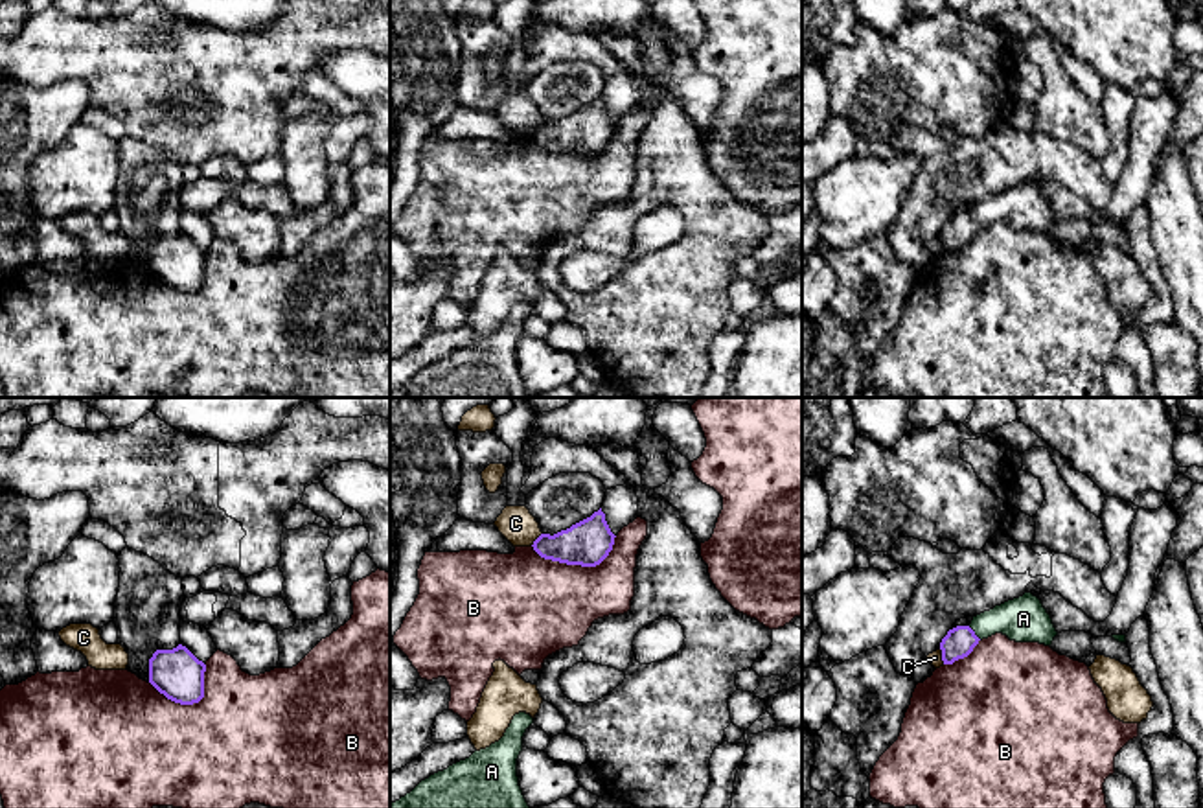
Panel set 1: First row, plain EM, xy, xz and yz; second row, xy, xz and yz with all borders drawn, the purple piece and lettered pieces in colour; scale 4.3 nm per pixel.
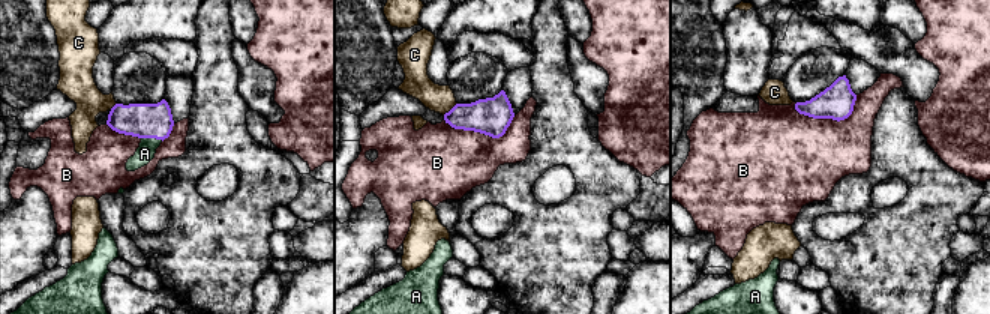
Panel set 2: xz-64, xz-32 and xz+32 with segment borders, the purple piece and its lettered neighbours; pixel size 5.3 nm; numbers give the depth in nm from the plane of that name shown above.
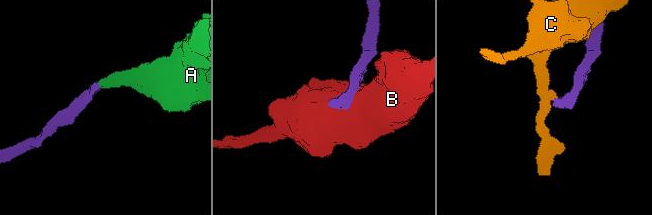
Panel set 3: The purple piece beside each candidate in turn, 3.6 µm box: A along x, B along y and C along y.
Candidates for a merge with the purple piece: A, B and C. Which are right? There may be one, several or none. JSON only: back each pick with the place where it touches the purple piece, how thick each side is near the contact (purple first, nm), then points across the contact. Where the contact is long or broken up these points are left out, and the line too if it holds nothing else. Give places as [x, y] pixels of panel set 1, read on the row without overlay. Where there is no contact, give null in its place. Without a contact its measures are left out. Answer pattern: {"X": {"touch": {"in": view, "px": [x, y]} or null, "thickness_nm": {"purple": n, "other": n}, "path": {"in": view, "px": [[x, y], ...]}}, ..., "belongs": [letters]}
{"A": {"touch": {"in": "yz", "px": [973, 221]}, "thickness_nm": {"purple": 140, "other": 200}, "path": {"in": "yz", "px": [[959, 230], [973, 221], [994, 208], [1023, 207]]}}, "belongs": ["A"]}

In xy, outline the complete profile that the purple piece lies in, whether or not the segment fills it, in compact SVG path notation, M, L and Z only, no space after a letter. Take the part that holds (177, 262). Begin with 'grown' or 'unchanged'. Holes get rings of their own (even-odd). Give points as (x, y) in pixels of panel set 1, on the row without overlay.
unchanged; M186 234L156 237L149 247L149 271L167 287L193 293L204 285L206 252Z

